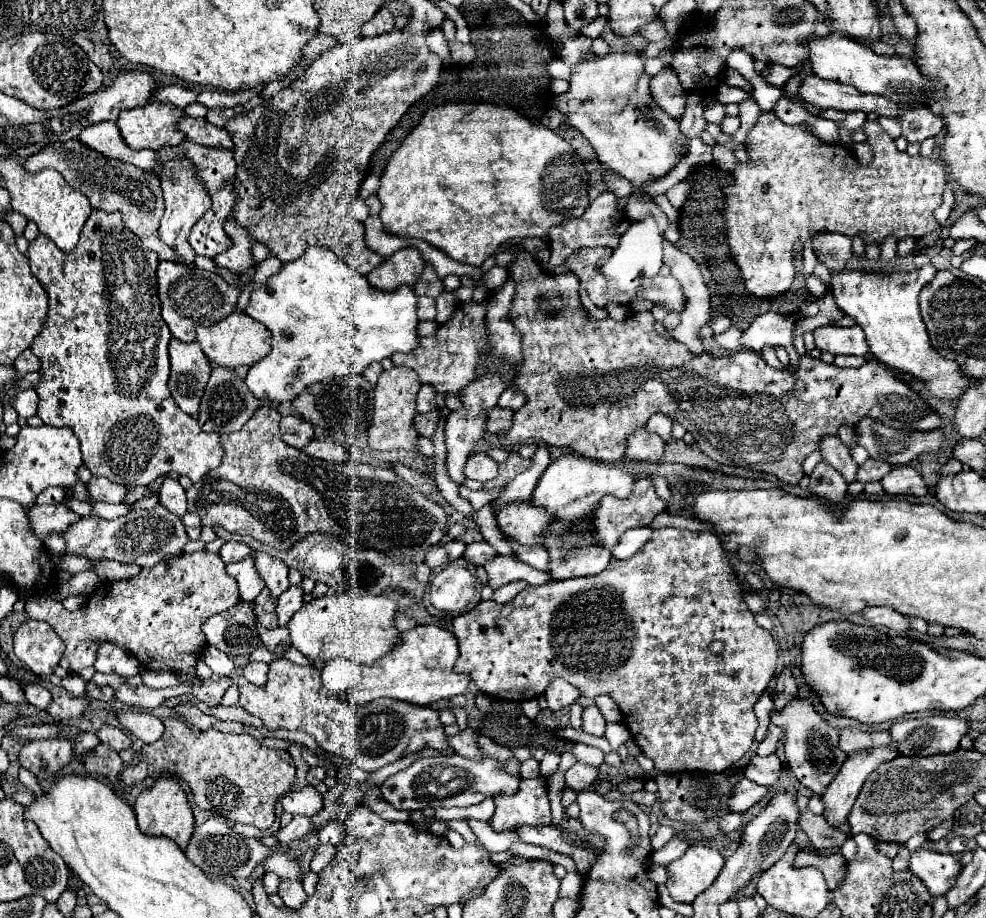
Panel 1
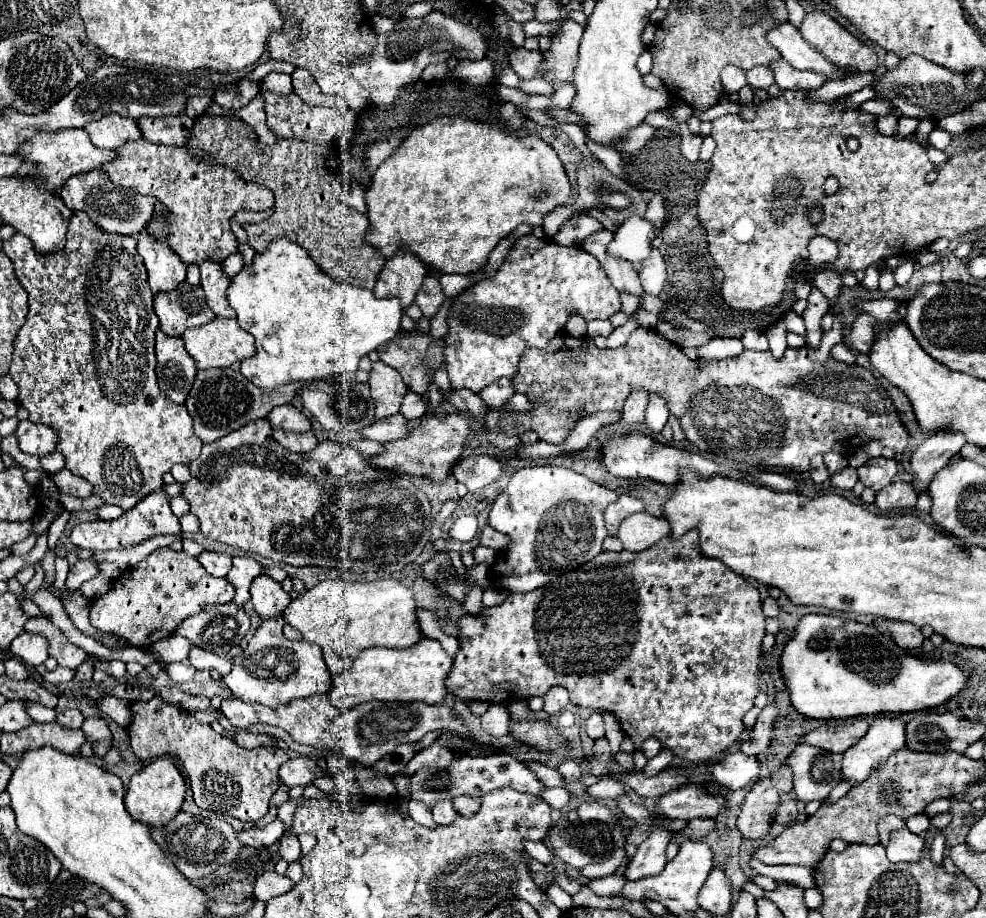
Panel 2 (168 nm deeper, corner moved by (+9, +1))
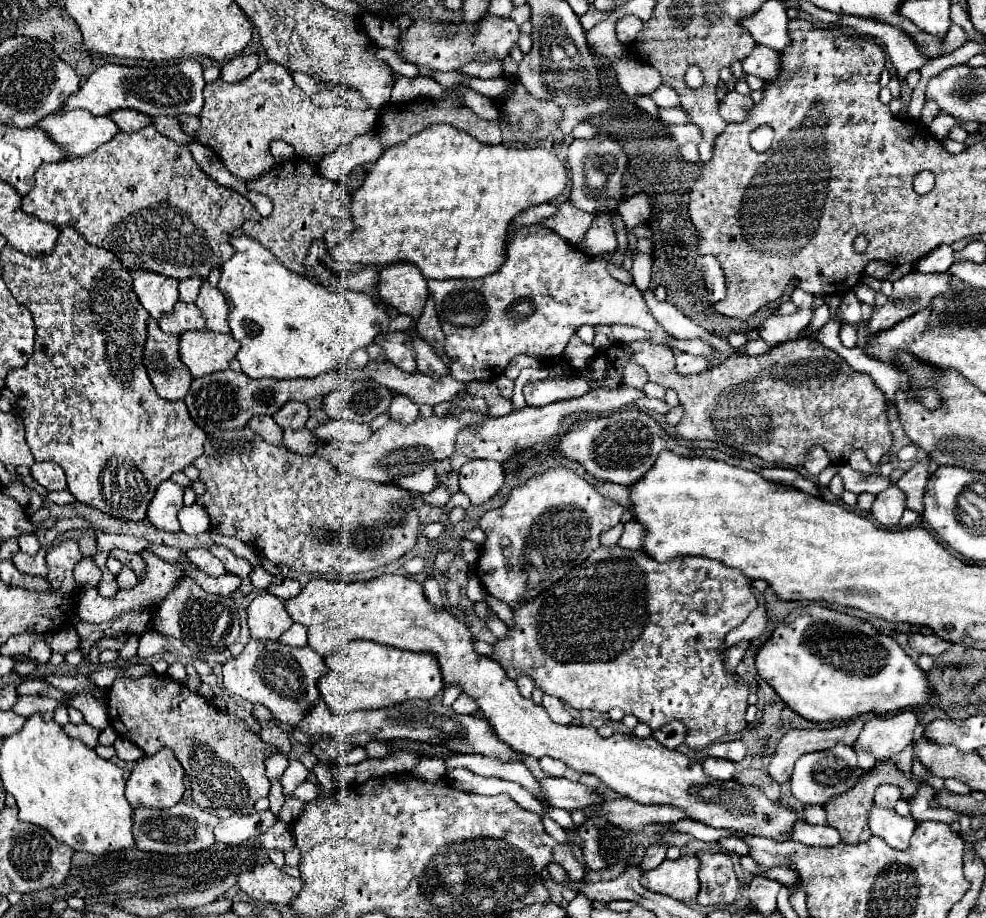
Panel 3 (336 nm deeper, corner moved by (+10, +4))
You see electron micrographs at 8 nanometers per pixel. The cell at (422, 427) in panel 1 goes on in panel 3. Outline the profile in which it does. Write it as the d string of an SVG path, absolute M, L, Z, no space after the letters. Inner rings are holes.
M325 421L323 425L311 429L311 433L317 437L317 441L327 443L327 441L367 441L371 437L371 431L367 425L353 423L353 421Z

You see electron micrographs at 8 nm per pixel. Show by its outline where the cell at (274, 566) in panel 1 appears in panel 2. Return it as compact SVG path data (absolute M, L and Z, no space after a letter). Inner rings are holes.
M266 572L258 574L258 578L252 582L250 594L252 594L254 610L262 618L270 618L270 616L282 614L284 608L290 604L288 592L284 592L280 582L272 580Z

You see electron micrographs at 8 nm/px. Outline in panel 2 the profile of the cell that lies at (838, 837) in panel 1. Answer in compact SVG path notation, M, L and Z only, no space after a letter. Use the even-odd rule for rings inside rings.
M788 794L780 796L780 810L778 810L778 814L776 814L776 820L778 820L780 824L790 826L790 824L794 824L794 816L798 816L796 800L794 800L792 796L788 796Z

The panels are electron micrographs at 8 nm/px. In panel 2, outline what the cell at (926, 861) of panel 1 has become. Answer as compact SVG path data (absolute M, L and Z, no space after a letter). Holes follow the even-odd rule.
M908 828L892 832L892 840L886 848L890 862L920 862L924 852L924 840L912 834Z

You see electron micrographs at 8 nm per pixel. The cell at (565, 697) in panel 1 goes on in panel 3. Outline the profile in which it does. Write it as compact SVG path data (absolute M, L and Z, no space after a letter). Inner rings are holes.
M545 695L543 697L543 707L547 709L551 721L555 723L561 723L561 725L573 725L573 717L569 715L565 703L557 697L551 697L551 695Z

